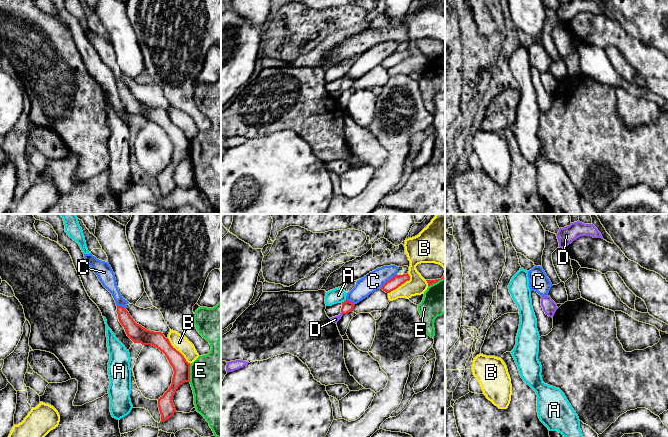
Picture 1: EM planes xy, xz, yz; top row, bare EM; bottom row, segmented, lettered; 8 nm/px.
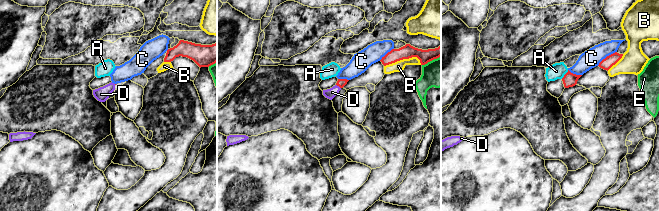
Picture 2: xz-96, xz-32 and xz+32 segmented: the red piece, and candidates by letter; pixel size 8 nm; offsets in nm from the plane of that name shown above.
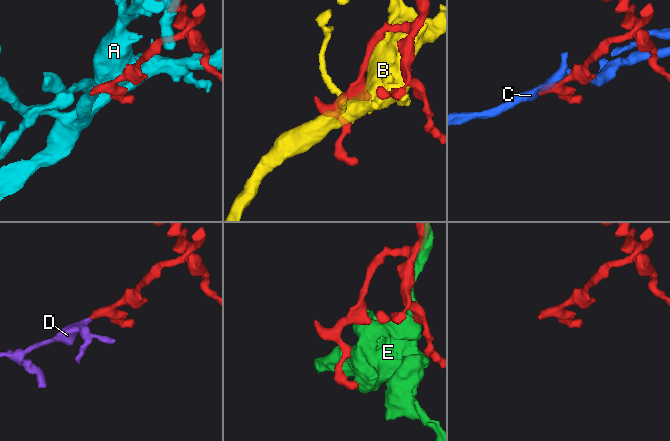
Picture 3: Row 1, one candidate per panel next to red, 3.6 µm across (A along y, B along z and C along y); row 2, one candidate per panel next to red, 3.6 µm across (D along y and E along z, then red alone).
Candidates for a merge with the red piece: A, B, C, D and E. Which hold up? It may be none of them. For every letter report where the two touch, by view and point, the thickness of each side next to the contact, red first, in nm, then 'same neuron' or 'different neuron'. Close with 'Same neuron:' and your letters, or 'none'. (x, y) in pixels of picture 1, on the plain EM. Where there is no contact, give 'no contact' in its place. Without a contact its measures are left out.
A: contact xz (344, 77); calibres 90 and 120 nm; different neuron
B: contact xy (178, 127); calibres 140 and 120 nm; different neuron
C: contact xz (389, 56); calibres 90 and 150 nm; different neuron
D: contact xz (342, 88); calibres 90 and 50 nm; same neuron
E: contact xy (189, 149); calibres 140 and 440 nm; different neuron
Same neuron: D

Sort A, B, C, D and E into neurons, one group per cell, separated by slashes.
A / B / C / D / E

